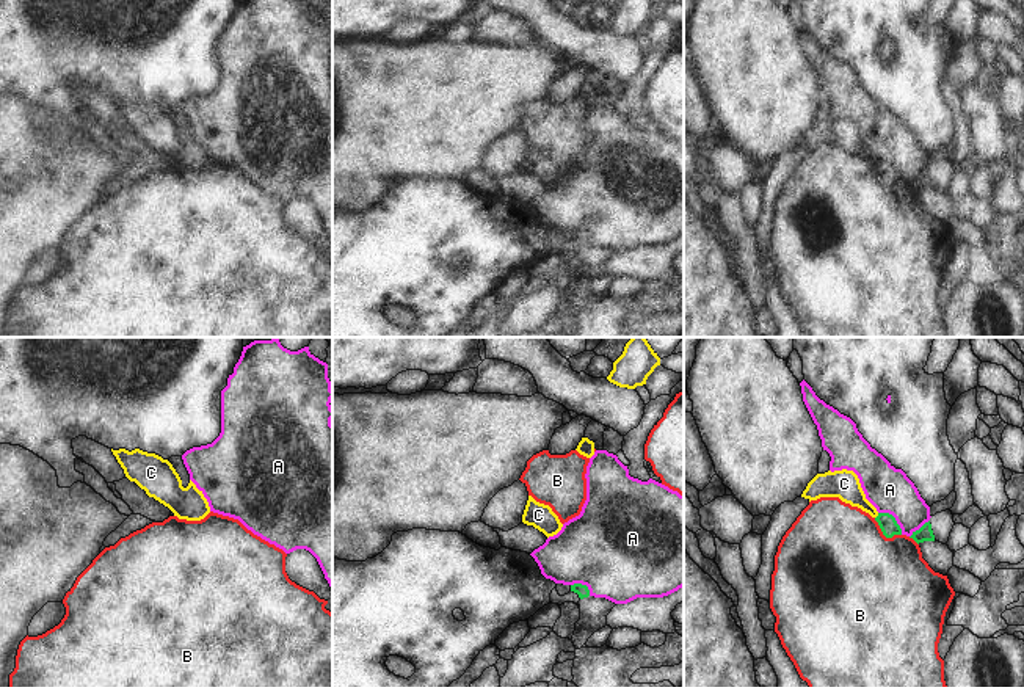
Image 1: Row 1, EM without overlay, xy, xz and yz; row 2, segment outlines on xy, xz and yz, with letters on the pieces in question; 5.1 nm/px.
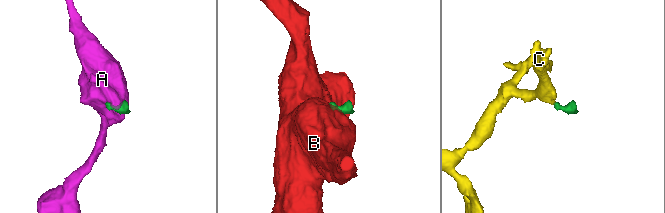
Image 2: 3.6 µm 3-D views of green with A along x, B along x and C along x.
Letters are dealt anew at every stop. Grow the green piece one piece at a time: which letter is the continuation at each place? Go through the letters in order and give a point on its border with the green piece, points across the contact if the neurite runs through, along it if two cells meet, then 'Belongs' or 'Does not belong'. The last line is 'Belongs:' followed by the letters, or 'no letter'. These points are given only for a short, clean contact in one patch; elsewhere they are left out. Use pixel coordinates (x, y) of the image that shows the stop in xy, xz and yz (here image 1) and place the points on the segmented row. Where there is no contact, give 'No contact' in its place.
A: Touches green at yz (894, 518). Boundary: yz (878, 512), (888, 512), (902, 534). Does not belong
B: Touches green at yz (885, 535). Boundary: yz (874, 518), (886, 537), (900, 535). Does not belong
C: Touches green at yz (877, 516). Boundary: yz (878, 513), (875, 518). Does not belong
Belongs: no letter.

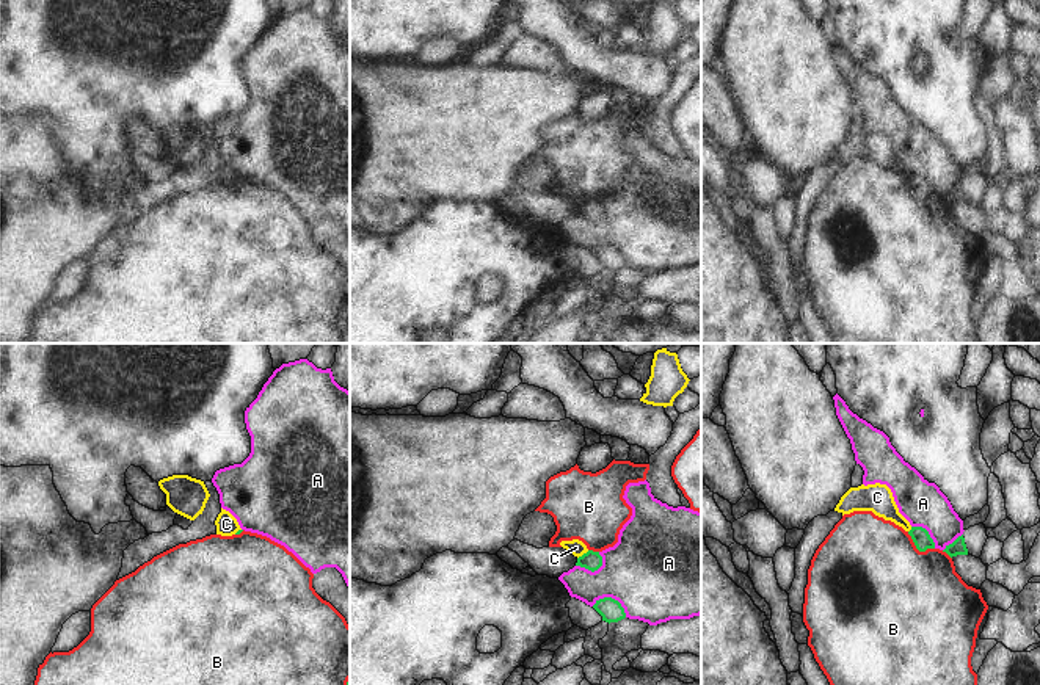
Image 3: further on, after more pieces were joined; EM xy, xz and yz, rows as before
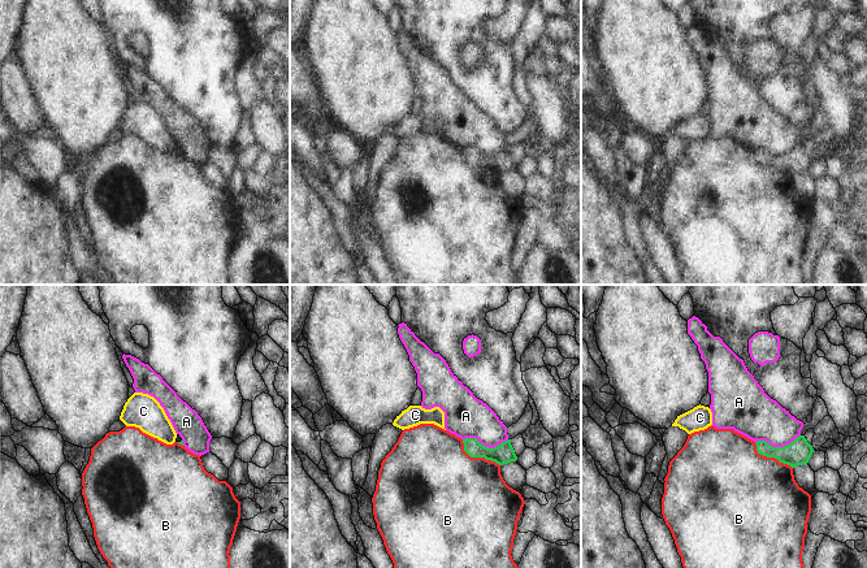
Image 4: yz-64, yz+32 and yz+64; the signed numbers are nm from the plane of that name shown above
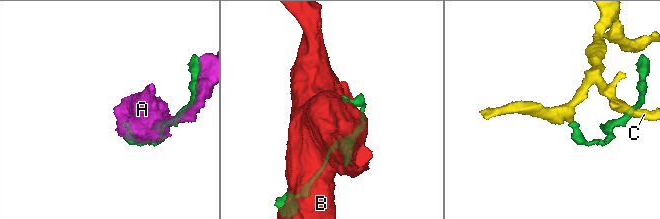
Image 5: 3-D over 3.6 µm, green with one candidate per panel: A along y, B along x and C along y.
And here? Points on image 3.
A: Touches green at xz (610, 598). Does not belong
B: Touches green at yz (918, 549). Does not belong
C: Touches green at xz (584, 554). Boundary: xz (589, 550), (578, 558). Does not belong
Belongs: no letter.

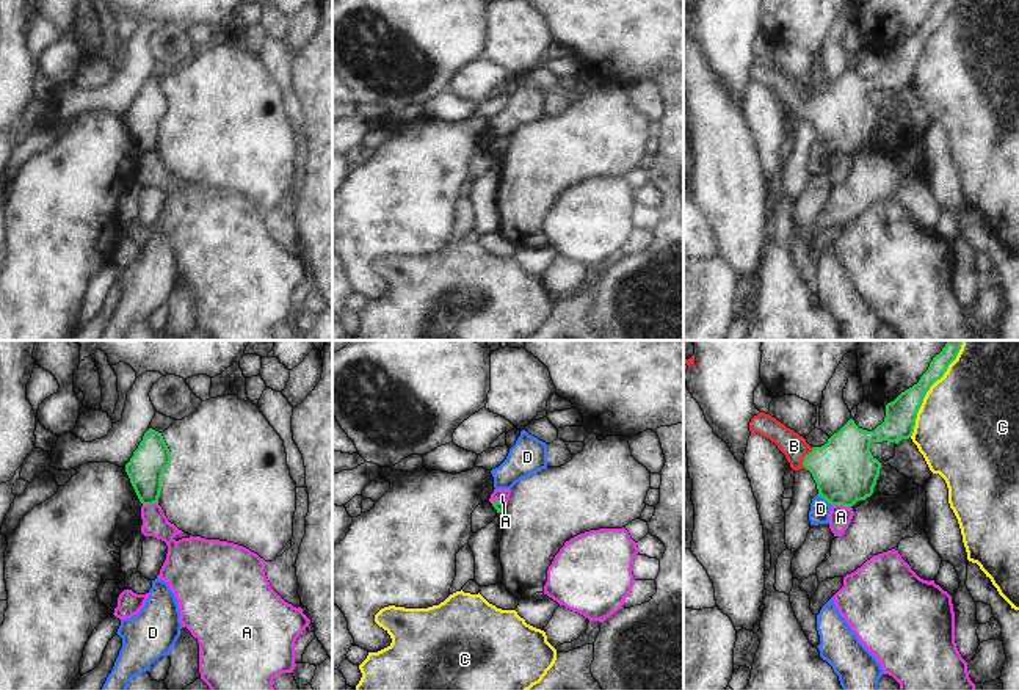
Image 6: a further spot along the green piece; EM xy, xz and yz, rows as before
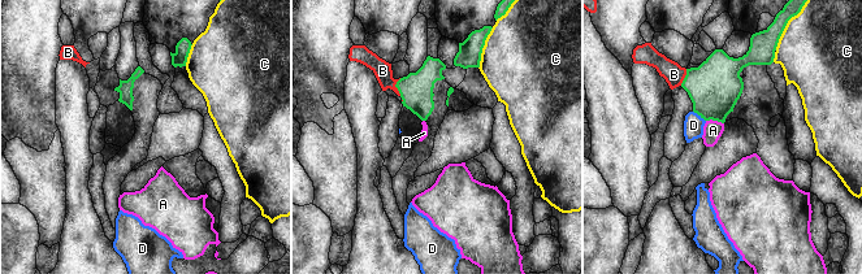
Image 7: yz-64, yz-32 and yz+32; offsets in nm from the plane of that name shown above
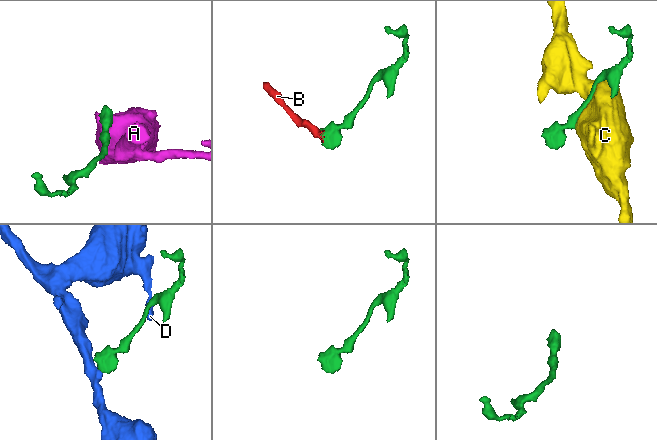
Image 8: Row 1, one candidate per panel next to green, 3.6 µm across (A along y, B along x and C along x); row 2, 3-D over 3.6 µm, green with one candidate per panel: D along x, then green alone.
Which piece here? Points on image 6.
A: Touches green at yz (842, 504). Boundary: yz (833, 504), (842, 504), (850, 508). Does not belong
B: Touches green at yz (805, 458). Path across: yz (844, 469), (805, 458), (794, 446). Belongs
C: Touches green at yz (928, 389). Does not belong
D: Touches green at yz (825, 499). Boundary: yz (817, 494), (831, 505). Does not belong
Belongs: B.

